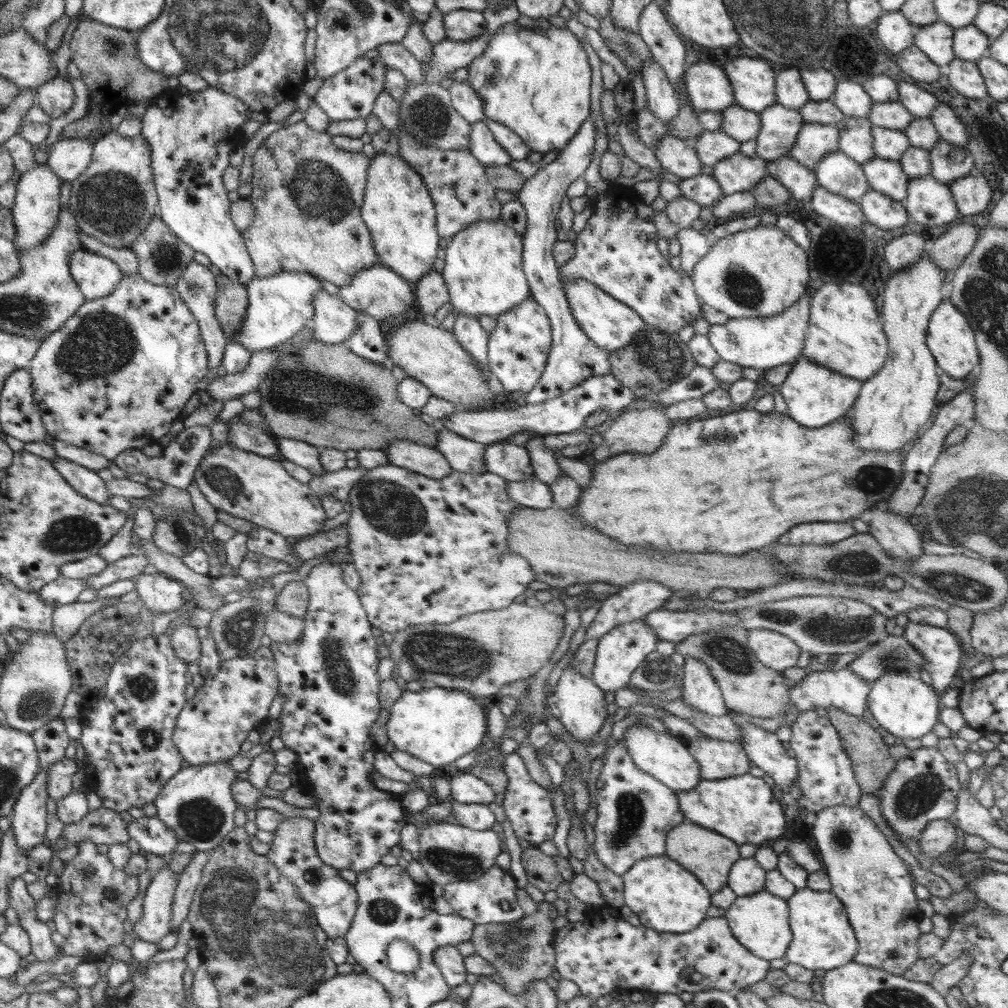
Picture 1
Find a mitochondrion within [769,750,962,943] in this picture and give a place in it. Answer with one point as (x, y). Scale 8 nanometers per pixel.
(918, 795)

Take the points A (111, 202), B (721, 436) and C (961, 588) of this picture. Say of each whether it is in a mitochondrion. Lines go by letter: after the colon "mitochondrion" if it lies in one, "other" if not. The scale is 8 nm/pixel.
A: mitochondrion
B: mitochondrion
C: mitochondrion

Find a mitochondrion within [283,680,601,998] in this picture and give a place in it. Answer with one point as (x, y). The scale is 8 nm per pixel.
(511, 948)

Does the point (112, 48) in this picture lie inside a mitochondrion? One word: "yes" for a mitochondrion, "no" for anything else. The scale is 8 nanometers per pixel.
yes

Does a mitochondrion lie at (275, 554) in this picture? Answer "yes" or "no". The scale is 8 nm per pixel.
no

